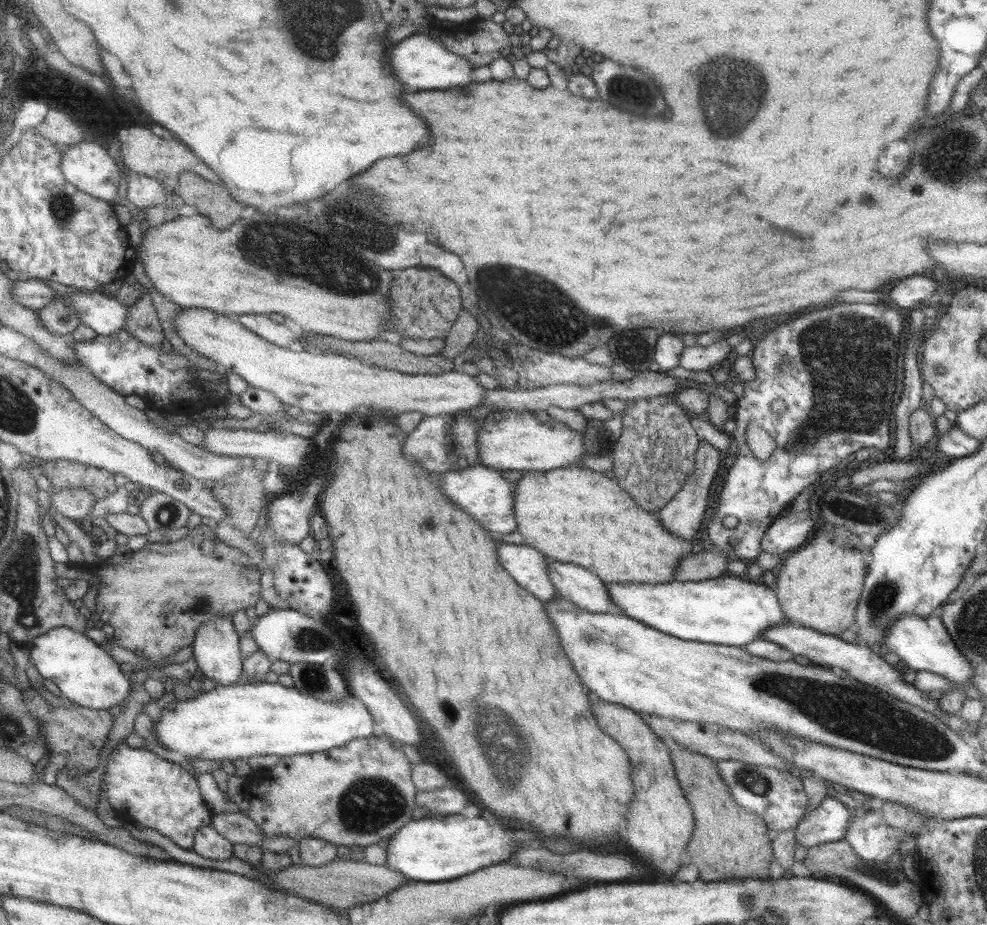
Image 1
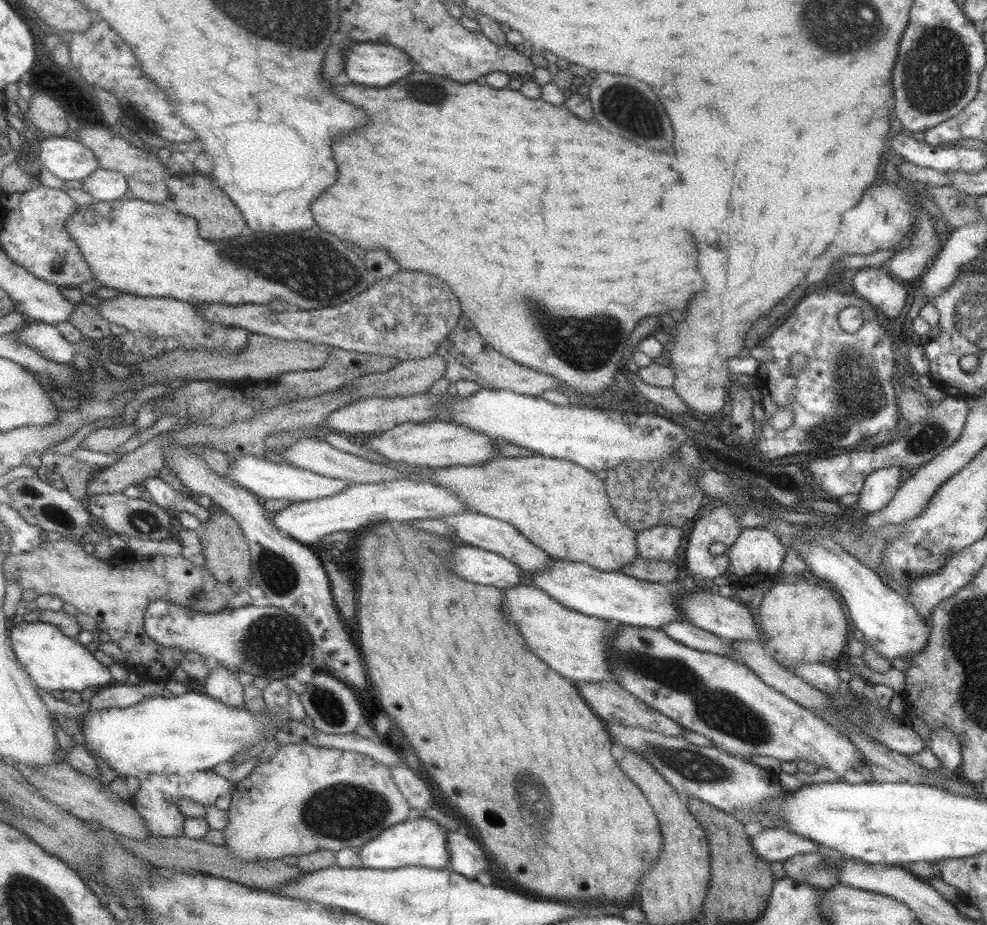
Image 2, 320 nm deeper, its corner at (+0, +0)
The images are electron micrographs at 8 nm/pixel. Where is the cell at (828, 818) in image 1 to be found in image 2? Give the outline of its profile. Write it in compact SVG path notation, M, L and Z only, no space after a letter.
M784 825L763 828L750 838L754 853L767 862L787 860L795 854L817 852L816 842L803 838Z

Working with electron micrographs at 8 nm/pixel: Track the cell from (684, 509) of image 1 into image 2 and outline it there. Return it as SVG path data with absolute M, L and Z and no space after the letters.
M652 526L635 535L637 556L649 560L674 561L681 544L681 527Z

